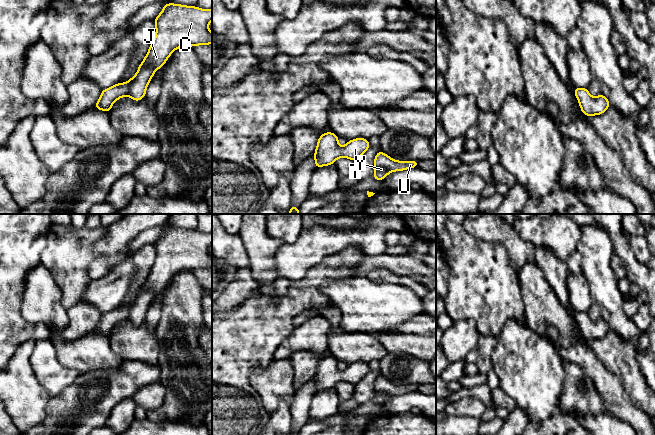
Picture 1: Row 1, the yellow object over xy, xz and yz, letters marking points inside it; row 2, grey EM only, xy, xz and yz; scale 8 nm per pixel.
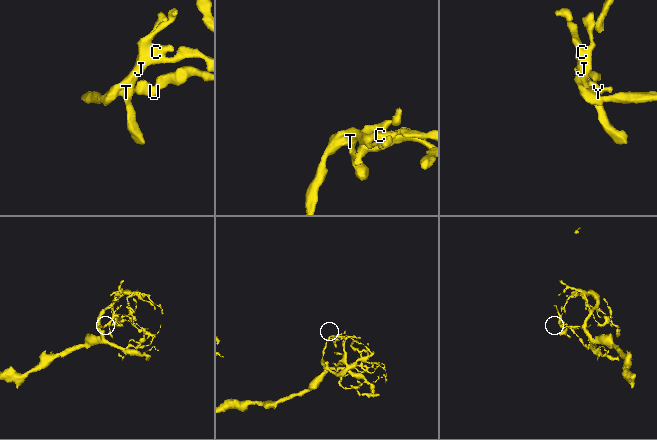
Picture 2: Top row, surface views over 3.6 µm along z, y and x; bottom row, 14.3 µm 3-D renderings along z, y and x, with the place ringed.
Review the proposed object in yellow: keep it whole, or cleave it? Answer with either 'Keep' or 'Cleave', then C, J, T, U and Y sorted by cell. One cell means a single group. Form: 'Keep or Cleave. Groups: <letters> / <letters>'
Keep. Groups: C J T U Y

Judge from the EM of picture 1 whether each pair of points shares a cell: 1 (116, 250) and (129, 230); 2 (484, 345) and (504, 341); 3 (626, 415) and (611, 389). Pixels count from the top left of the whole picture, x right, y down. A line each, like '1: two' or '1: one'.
1: one
2: two
3: one

